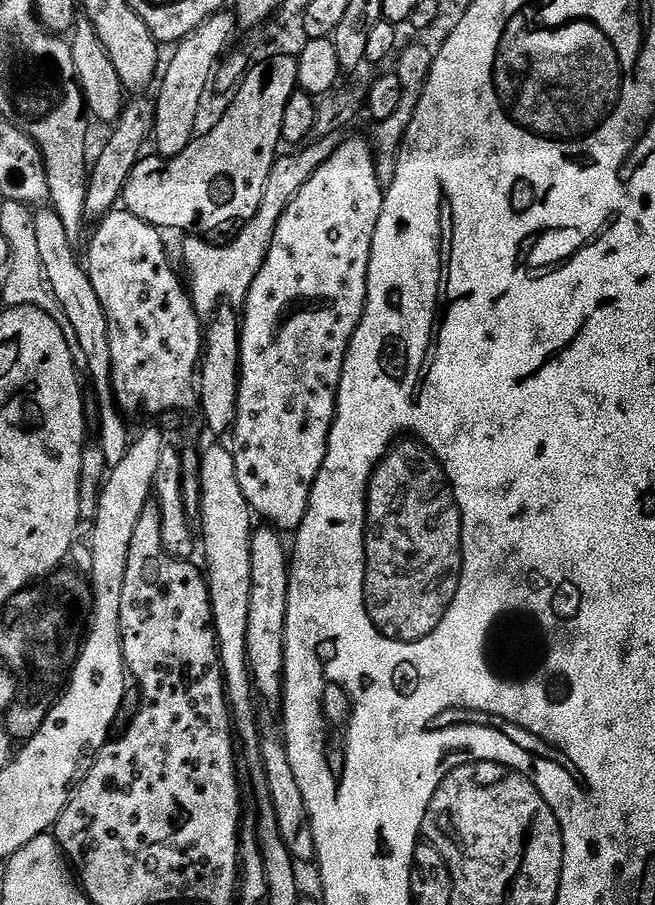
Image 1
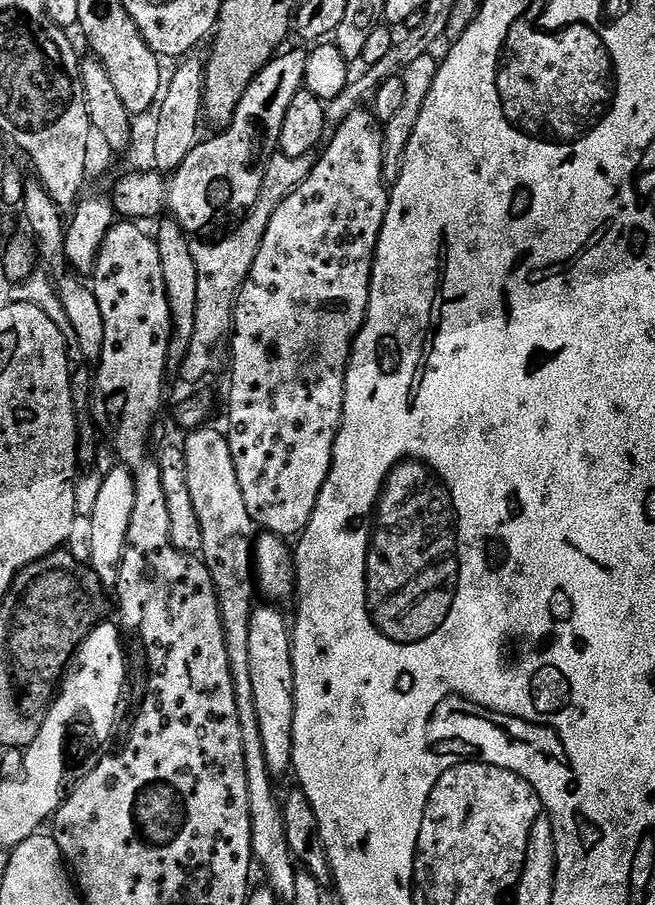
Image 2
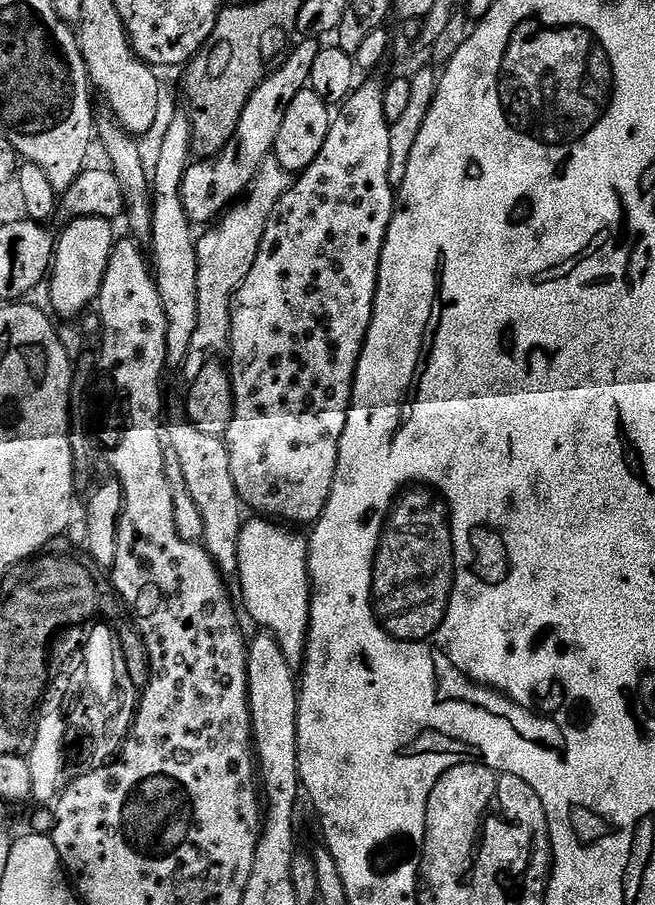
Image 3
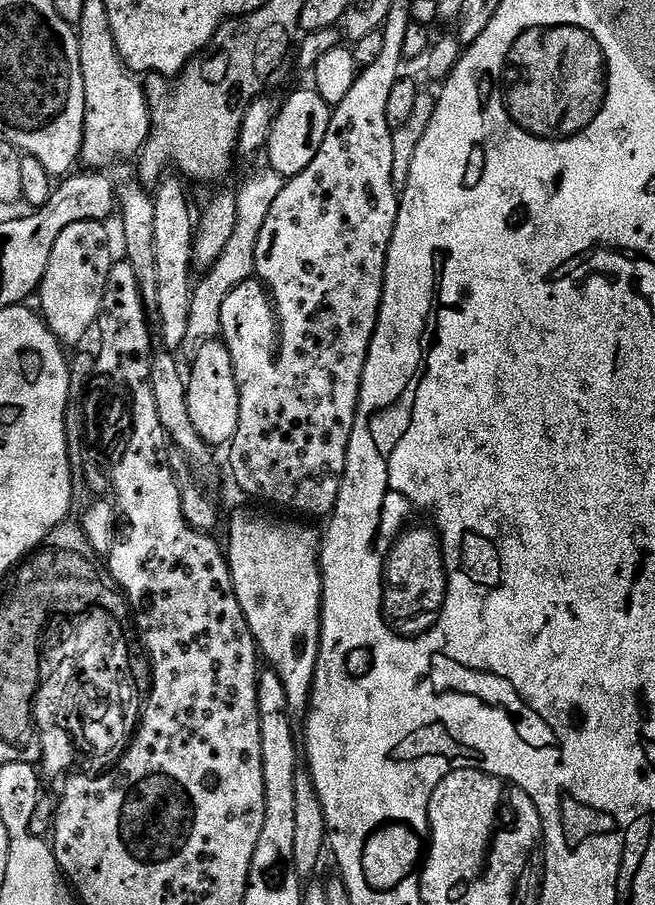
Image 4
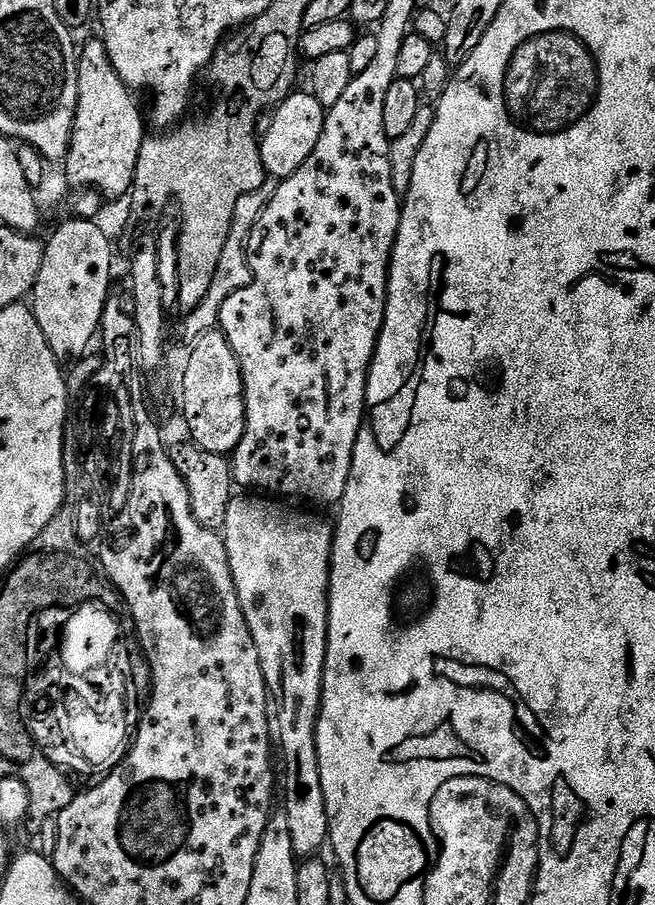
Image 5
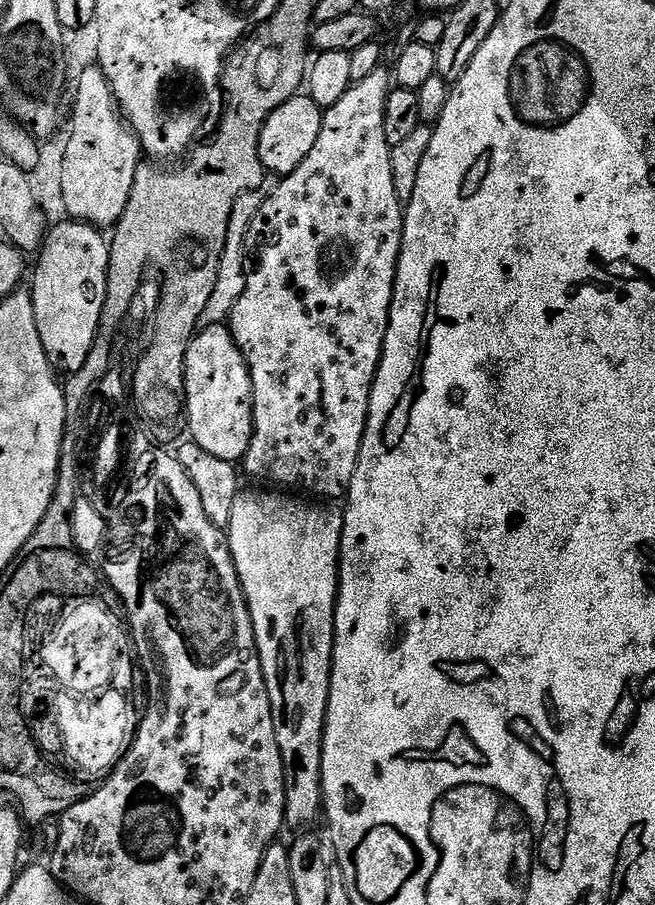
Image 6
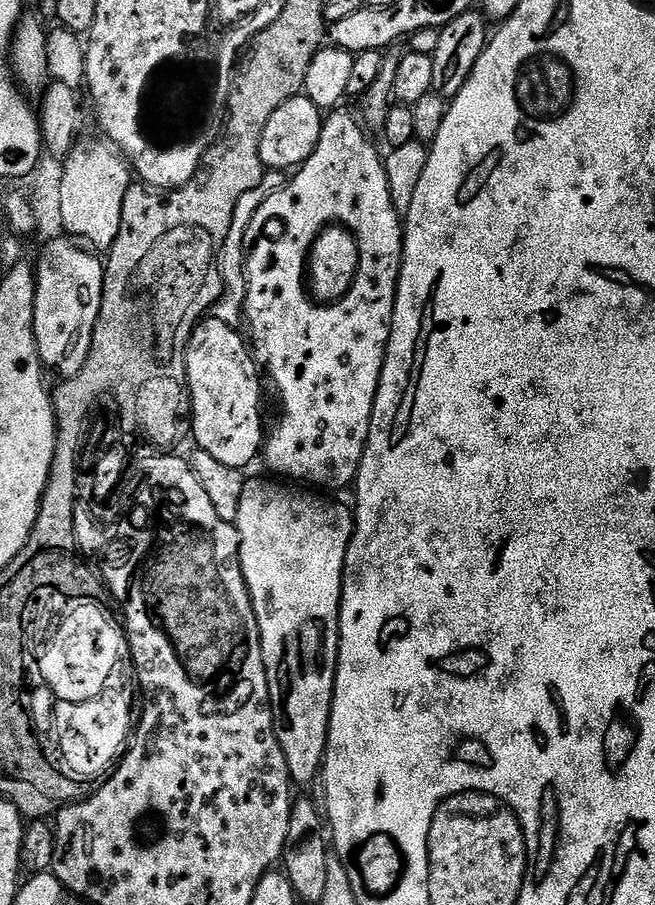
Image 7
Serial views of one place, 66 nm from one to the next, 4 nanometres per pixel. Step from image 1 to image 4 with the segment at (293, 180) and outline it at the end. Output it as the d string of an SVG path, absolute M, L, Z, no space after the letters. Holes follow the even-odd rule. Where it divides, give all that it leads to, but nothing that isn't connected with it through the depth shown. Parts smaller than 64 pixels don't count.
M261 167L261 172L256 172L252 180L248 180L240 188L240 193L235 193L236 225L234 234L230 234L230 242L226 242L226 250L207 269L204 277L199 277L192 293L190 302L190 327L186 329L186 342L183 351L195 354L203 343L210 342L220 336L222 326L222 302L230 298L230 294L238 286L247 284L256 274L256 247L258 234L262 230L262 222L266 222L266 214L270 214L270 206L278 199L278 194L283 190L286 180L279 176L272 168Z

